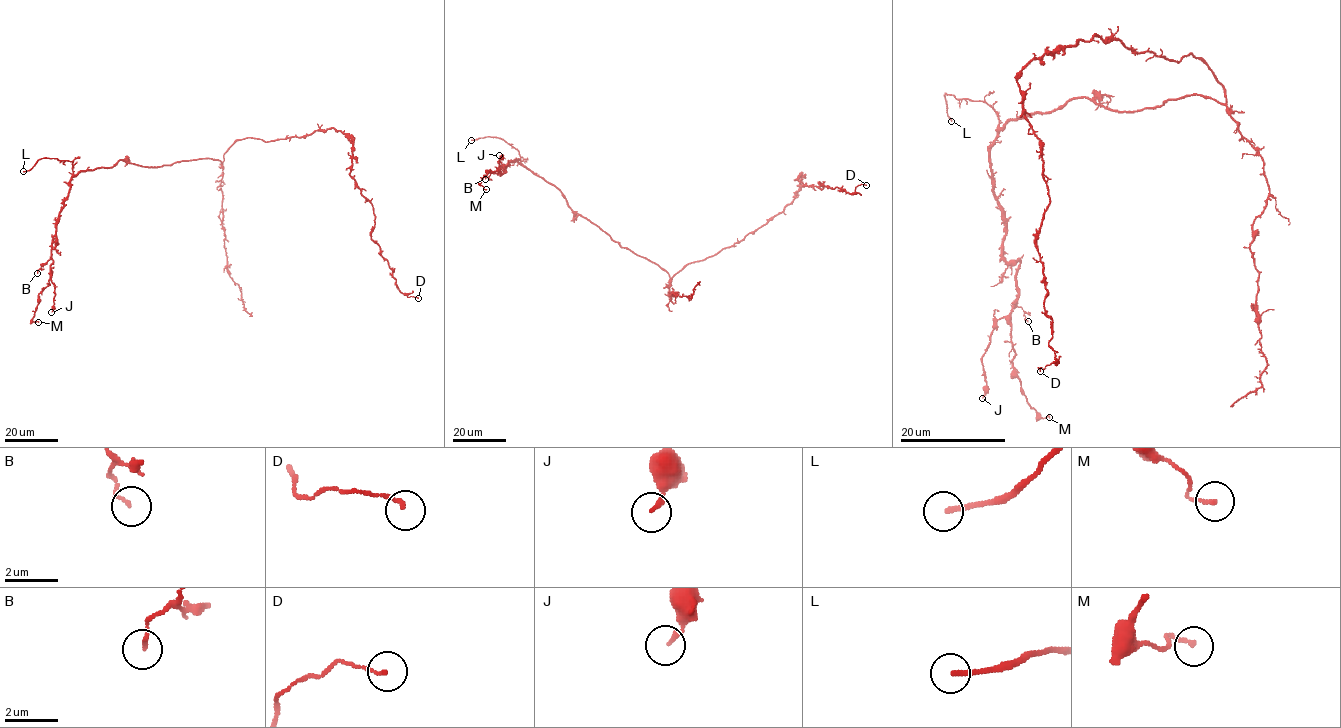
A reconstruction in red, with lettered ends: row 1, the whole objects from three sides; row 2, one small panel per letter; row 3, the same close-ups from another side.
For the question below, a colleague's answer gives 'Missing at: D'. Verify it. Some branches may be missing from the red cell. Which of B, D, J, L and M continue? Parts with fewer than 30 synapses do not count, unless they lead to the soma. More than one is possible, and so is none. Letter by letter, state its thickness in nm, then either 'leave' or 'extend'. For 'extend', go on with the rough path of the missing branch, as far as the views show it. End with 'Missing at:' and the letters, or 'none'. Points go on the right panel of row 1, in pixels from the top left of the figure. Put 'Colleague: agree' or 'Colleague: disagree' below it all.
B: 130 nm | leave
D: 120 nm | leave
J: 170 nm | leave
L: 200 nm | extend | (951, 121), (958, 121), (968, 109), (997, 99), (1016, 121), (1012, 125)
M: 140 nm | leave
Missing at: L
Colleague: disagree

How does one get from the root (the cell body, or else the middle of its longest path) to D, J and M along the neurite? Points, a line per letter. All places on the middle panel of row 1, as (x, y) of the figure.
D: (672, 277), (780, 213), (794, 198), (800, 173), (799, 181), (821, 189), (819, 183), (851, 193), (866, 185)
J: (672, 277), (576, 213), (558, 189), (518, 159), (504, 166), (500, 175), (503, 155), (499, 155)
M: (672, 277), (576, 213), (558, 189), (518, 159), (501, 175), (487, 171), (480, 183), (486, 189)

